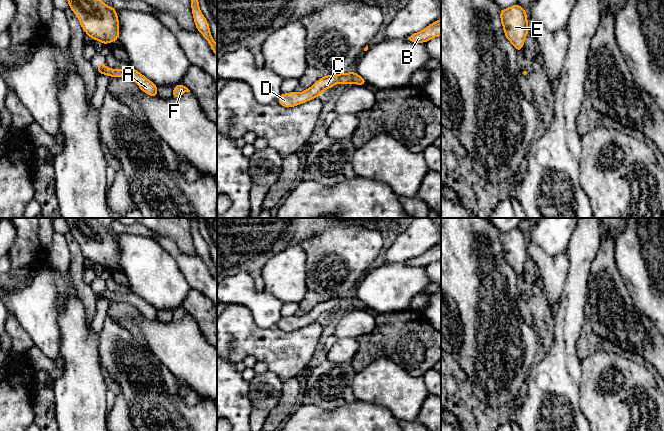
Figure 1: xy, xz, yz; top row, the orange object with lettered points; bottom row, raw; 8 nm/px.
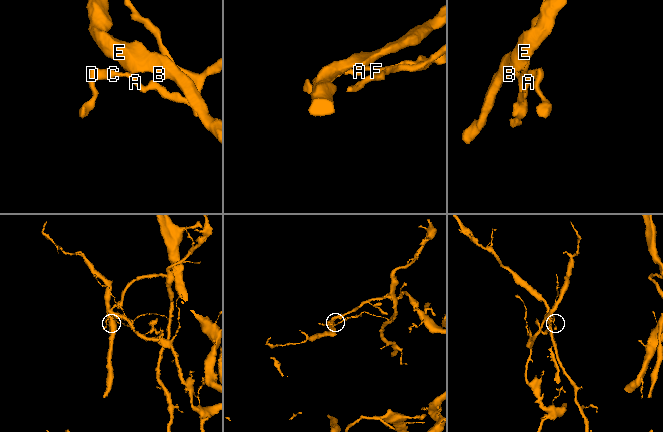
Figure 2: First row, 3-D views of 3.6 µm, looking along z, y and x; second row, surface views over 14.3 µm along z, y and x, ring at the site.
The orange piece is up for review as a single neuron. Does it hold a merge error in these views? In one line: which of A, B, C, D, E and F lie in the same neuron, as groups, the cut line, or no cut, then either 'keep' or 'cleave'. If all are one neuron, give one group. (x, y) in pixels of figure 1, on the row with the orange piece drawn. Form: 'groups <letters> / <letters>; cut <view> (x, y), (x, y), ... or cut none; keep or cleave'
groups A F / B C D E; cut xy (113, 69), (111, 76); cleave

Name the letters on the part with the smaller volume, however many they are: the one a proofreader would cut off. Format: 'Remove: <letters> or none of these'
Remove: A, F

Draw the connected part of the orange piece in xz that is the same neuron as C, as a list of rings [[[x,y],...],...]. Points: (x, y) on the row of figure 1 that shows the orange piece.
[[[325,75],[303,92],[282,93],[277,101],[283,107],[292,108],[321,96],[324,90],[330,89],[336,83],[336,75]]]

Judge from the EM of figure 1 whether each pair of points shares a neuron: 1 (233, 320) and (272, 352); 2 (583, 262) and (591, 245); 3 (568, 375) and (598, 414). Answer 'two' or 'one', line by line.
1: one
2: one
3: two

